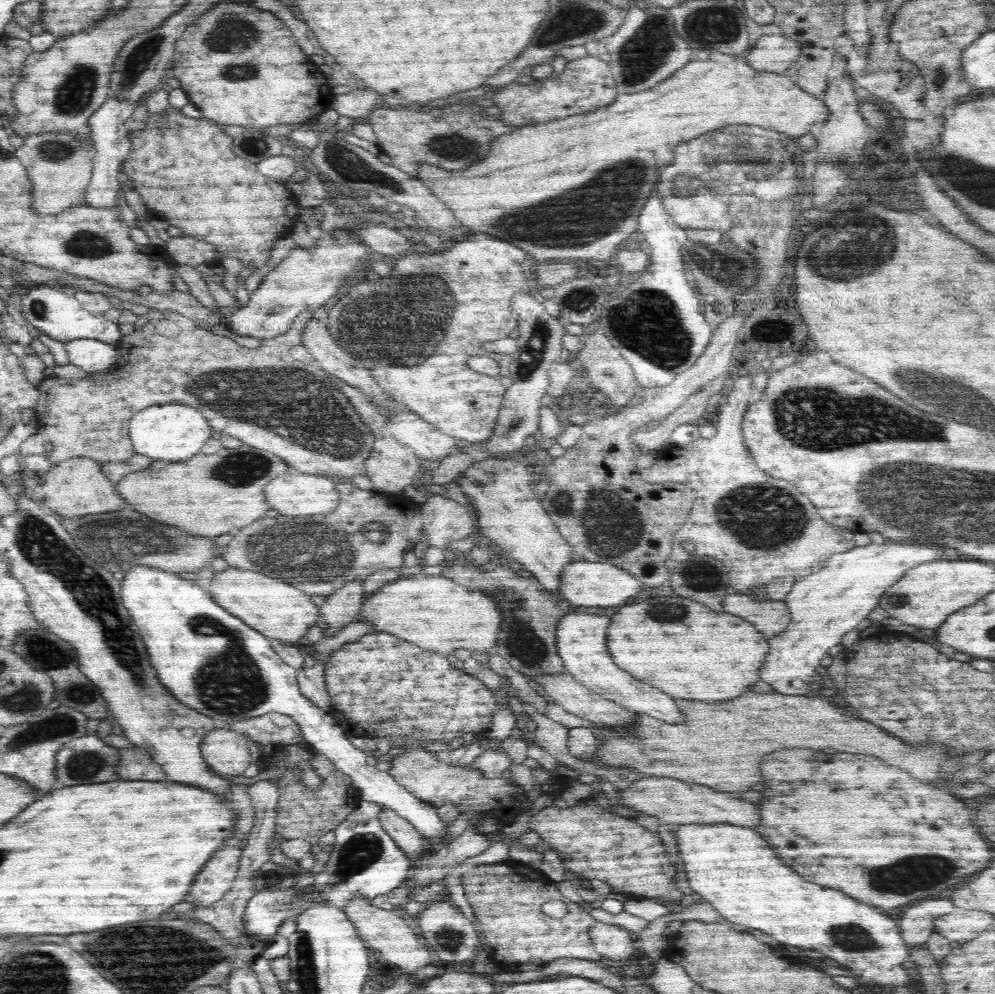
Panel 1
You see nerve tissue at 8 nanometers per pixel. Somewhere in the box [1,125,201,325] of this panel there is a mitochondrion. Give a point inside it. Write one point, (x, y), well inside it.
(95, 245)

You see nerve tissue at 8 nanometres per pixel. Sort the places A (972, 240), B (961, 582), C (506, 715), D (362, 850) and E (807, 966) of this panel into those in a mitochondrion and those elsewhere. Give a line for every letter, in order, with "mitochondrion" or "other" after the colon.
A: other
B: other
C: other
D: mitochondrion
E: other

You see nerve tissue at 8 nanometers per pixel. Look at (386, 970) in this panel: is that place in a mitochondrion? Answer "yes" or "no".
no

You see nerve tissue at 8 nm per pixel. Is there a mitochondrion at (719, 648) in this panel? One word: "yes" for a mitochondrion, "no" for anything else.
no

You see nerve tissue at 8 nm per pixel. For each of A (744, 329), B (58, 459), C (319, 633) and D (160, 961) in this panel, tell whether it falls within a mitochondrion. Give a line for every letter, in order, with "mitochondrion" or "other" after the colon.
A: other
B: other
C: other
D: mitochondrion

